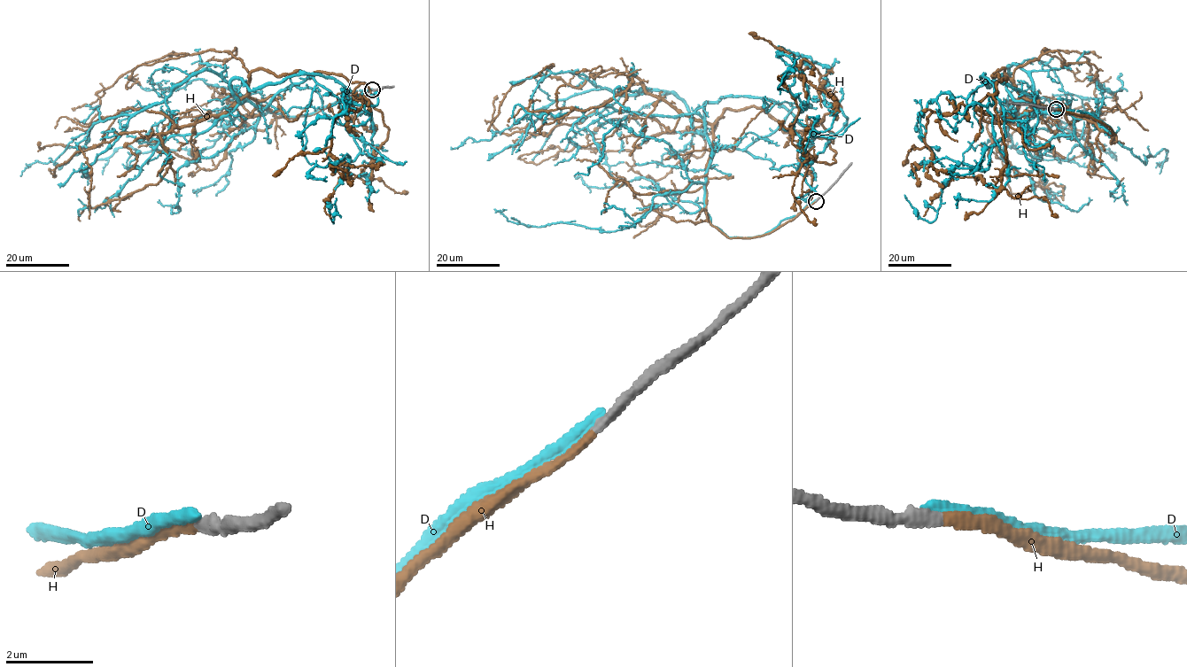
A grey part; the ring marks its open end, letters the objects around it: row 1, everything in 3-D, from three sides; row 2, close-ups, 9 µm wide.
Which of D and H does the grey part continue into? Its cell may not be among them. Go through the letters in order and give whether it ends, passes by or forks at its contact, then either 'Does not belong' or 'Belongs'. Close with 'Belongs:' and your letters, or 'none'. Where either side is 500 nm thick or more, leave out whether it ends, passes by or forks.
D: It ends there. Does not belong
H: It ends there. Belongs
Belongs: H

